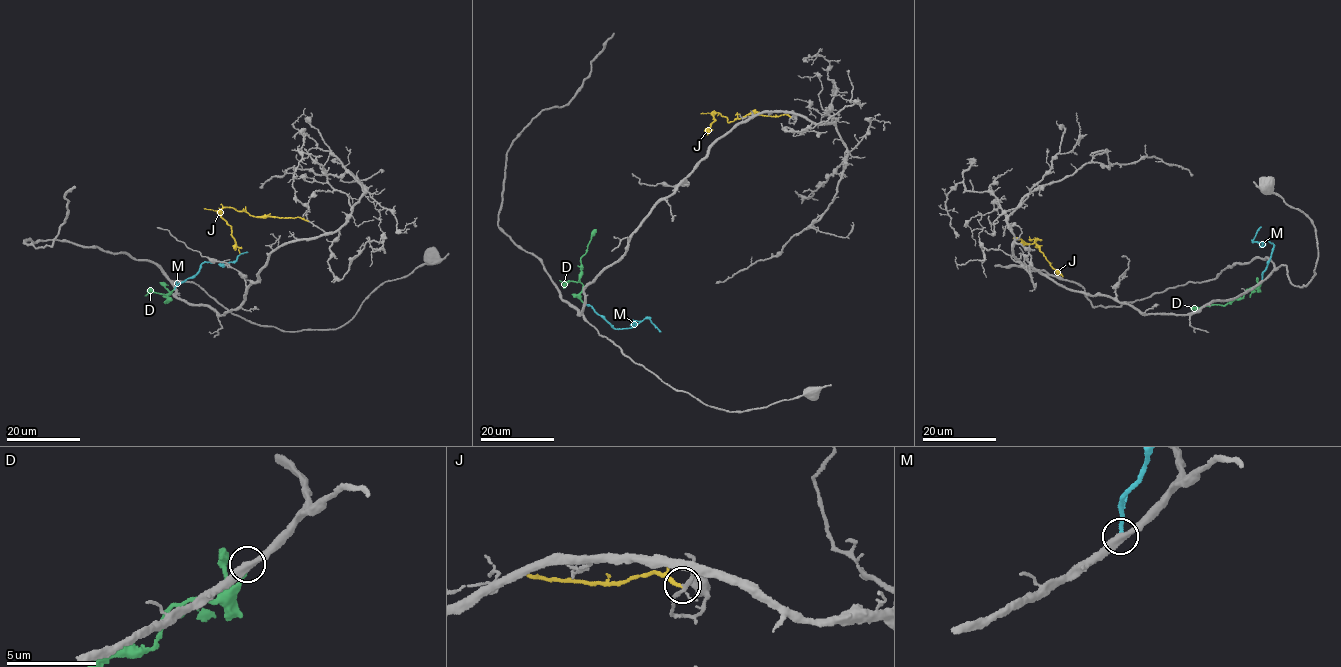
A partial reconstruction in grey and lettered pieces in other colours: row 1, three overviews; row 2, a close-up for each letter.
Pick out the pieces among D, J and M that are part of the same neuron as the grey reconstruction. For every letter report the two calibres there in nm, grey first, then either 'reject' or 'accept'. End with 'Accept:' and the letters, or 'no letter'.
D: 420 nm thick on the grey side, 240 nm on the other; reject
J: 150 nm thick on the grey side, 190 nm on the other; accept
M: 420 nm thick on the grey side, 240 nm on the other; reject
Accept: J

